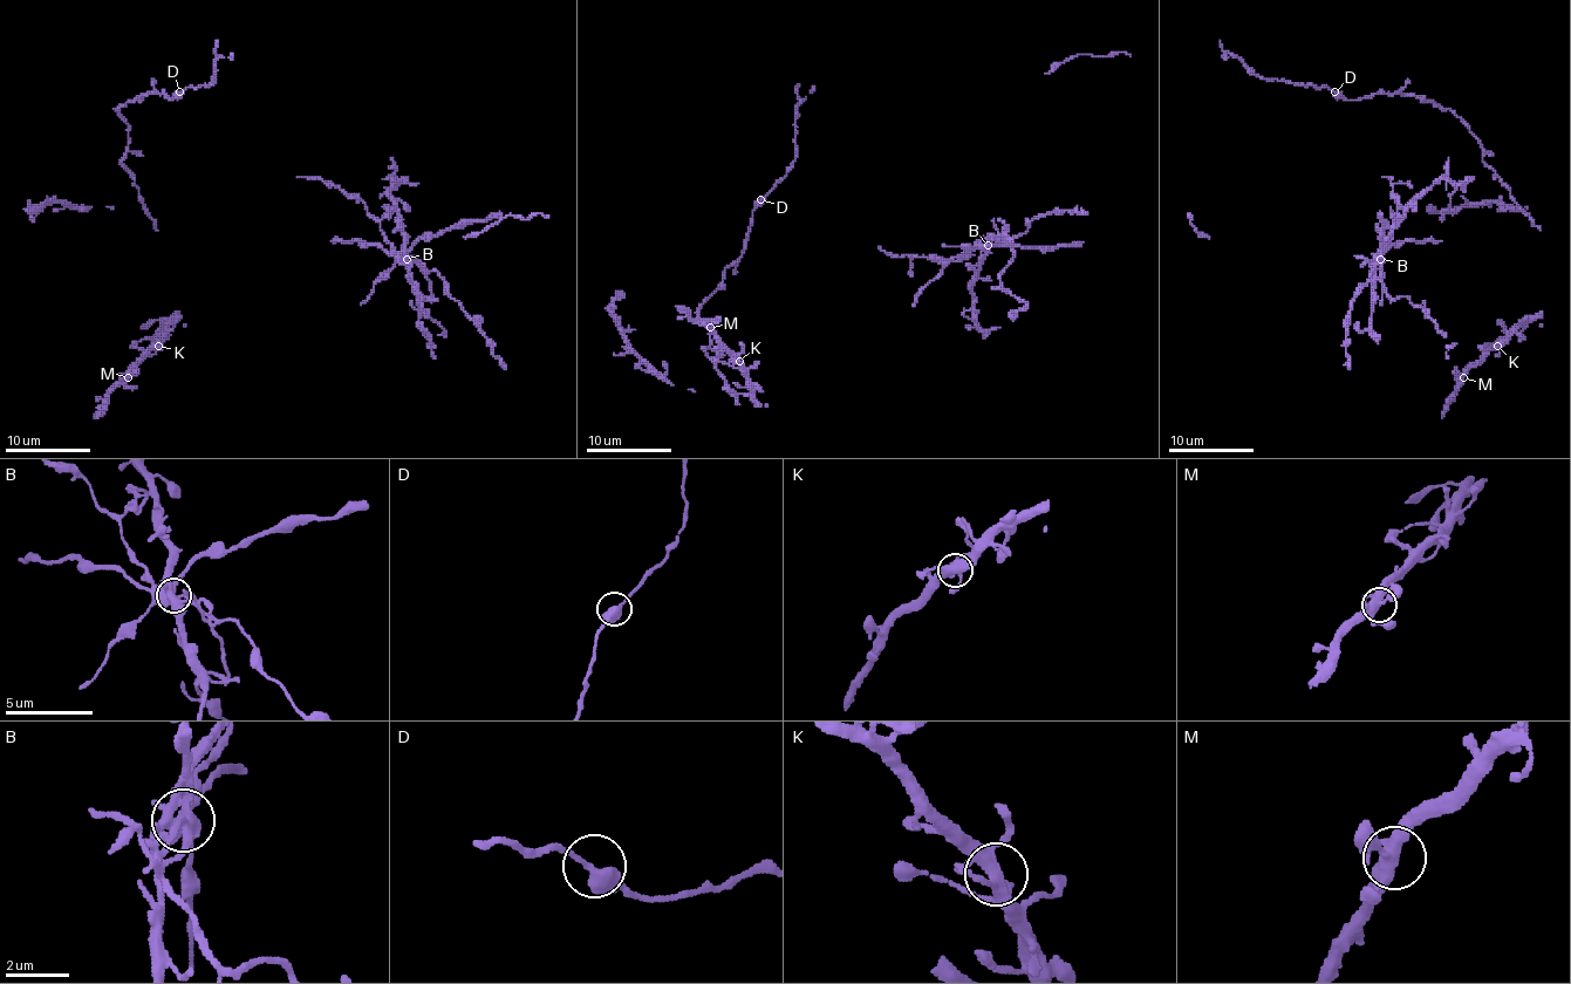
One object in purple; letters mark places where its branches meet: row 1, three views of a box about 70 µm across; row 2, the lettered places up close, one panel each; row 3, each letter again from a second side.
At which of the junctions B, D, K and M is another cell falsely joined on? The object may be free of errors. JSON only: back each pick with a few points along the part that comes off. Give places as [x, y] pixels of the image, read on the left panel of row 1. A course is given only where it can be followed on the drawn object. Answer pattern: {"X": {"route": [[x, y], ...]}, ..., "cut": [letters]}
{"cut": ["B"]}

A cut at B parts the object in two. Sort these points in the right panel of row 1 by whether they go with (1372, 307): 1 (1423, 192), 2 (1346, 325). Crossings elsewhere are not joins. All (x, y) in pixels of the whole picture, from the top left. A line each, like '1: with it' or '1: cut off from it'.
1: with it
2: cut off from it

